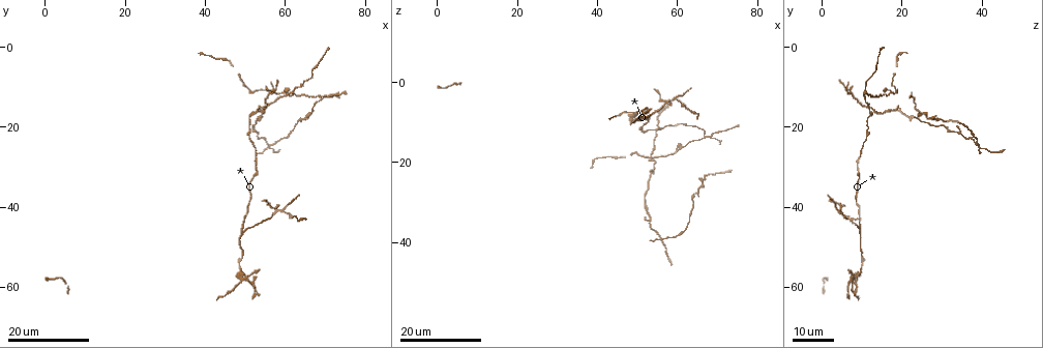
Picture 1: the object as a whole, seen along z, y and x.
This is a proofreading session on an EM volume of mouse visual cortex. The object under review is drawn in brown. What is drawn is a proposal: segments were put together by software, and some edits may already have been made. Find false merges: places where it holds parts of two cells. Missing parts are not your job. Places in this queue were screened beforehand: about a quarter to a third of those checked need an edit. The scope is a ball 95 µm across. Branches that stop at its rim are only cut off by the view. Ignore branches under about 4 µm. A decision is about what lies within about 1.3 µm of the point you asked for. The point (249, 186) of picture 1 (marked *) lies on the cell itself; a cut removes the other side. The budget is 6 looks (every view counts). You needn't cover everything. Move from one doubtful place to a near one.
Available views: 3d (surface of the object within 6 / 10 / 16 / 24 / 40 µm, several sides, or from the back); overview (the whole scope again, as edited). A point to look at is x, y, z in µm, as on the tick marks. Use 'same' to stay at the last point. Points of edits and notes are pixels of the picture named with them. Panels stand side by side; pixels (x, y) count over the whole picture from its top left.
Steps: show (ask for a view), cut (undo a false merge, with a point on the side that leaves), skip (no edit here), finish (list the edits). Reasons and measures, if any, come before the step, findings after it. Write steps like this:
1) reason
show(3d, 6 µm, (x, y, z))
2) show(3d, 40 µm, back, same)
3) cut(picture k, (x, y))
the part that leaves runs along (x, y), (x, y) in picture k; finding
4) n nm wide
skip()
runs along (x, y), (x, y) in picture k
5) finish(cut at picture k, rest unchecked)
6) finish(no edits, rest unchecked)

show(3d, 24 µm, (51.5, 39.0, 8.5))

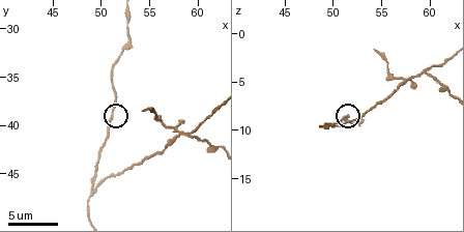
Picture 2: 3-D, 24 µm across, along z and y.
zoom in
show(3d, 6 µm, (51.2, 38.8, 8.6))

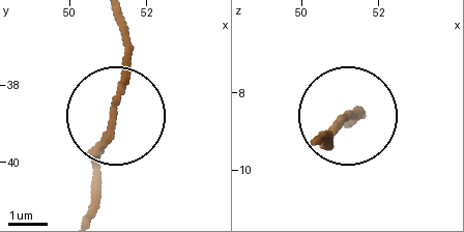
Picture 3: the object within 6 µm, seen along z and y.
skip()
runs along (117, 21), (131, 70), (91, 205) in picture 3; all the same cell

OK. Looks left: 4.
four-way junction
show(3d, 16 µm, (54.5, 15.5, 11.5))

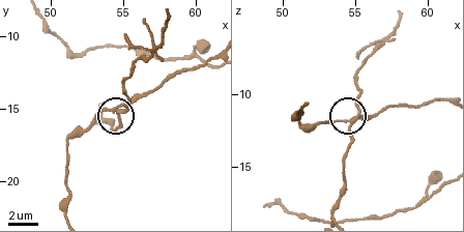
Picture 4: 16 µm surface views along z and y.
show(3d, 6 µm, (54.8, 15.2, 12.0))

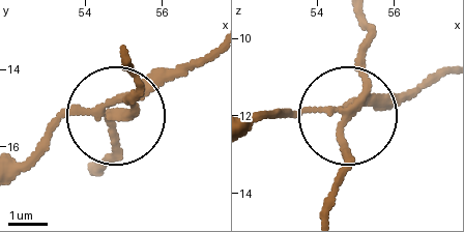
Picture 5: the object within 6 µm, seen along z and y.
show(3d, 6 µm, back, (54.75, 15.10, 12.00))

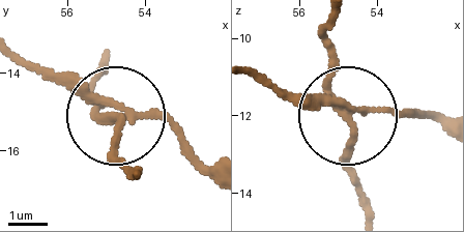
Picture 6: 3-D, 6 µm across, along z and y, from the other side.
cut(picture 6, (112, 148))
two cells meet here

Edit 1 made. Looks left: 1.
finish(cut at picture 6, rest unchecked)

